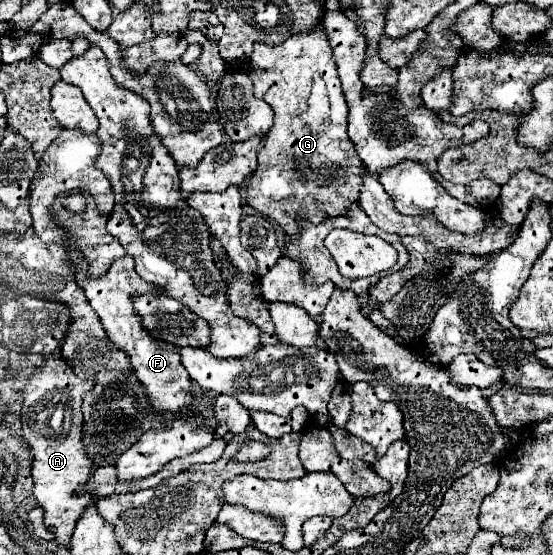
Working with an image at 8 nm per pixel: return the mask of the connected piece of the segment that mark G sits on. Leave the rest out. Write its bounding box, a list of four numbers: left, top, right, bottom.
[246,26,362,236]

